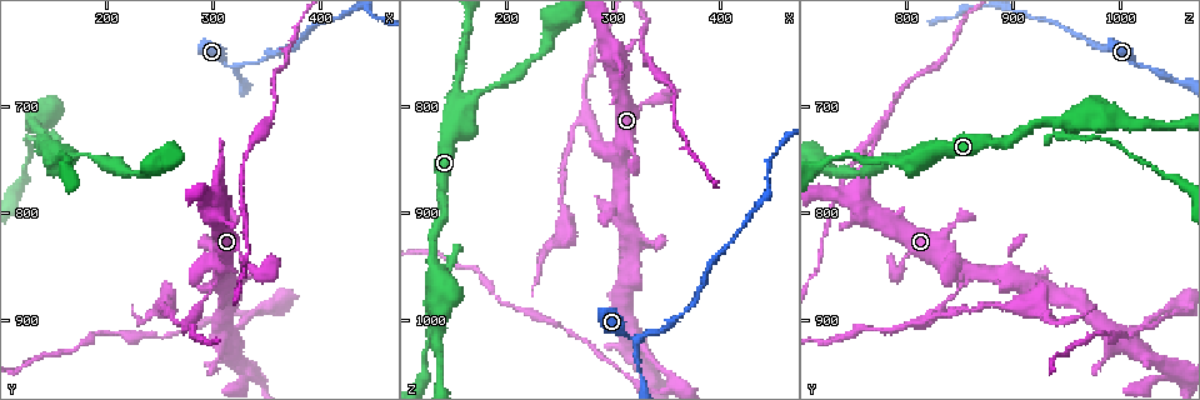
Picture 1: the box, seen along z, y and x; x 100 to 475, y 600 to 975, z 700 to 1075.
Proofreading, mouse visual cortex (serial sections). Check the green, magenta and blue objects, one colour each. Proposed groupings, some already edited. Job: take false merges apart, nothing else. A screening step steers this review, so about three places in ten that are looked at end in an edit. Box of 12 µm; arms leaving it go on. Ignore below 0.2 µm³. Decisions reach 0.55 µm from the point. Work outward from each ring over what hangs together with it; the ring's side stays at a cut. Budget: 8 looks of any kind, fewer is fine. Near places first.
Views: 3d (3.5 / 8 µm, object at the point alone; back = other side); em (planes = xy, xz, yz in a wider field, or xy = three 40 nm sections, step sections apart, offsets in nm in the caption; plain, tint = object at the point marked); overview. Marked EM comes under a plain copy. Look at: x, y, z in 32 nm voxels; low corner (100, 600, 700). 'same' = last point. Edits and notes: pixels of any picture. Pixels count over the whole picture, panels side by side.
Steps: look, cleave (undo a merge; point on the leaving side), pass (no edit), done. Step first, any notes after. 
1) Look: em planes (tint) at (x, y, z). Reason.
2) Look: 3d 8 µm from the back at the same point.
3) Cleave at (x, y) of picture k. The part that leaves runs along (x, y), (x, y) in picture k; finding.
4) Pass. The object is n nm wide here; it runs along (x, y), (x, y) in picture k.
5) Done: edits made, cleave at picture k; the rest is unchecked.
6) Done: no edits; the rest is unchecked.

Look: em xy step 3 (tint) at (164, 746, 802). Sudden change in width.

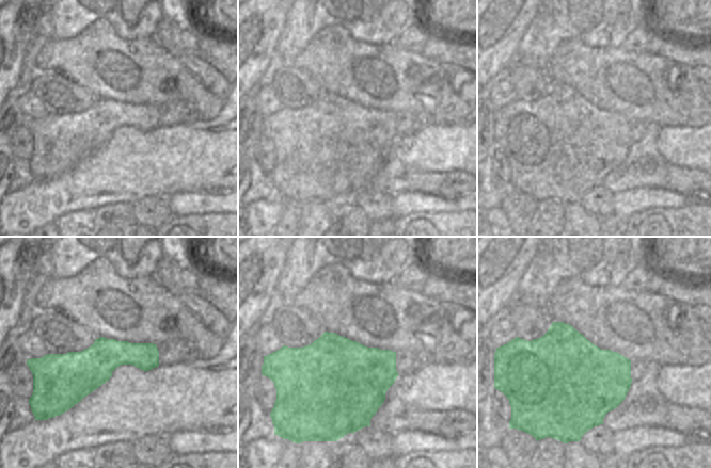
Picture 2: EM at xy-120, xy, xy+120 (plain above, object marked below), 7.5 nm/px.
Look: 3d 3.5 µm at the same point.

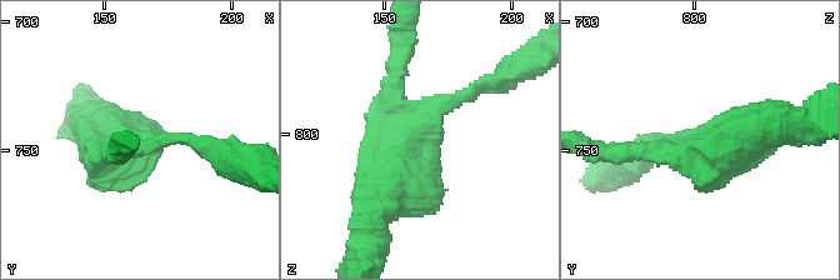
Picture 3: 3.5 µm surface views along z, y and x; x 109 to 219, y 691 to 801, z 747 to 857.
Pass. It runs along (369, 216), (408, 145), (461, 98) in picture 3; one cell here.

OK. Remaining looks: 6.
Look: 3d 3.5 µm at (308, 848, 850). Arms part here.

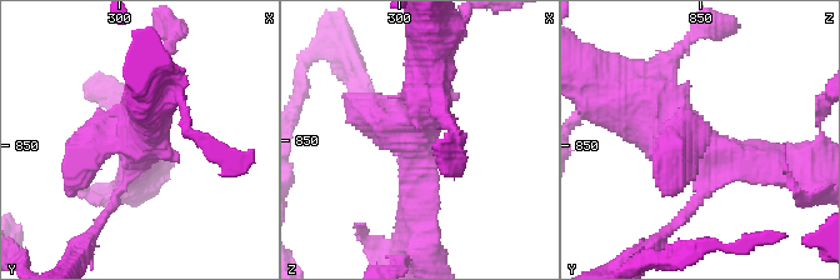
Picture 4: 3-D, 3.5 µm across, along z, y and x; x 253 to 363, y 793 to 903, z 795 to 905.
Look: em xy step 5 (tint) at the same point. Need the tissue.

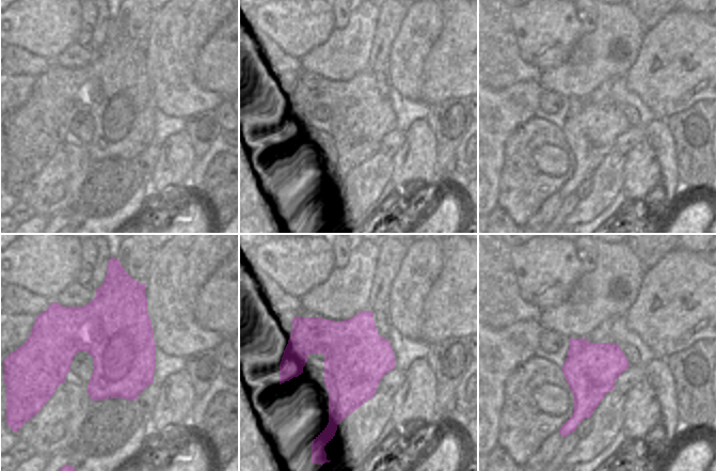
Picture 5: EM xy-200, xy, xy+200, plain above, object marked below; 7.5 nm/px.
Pass. It runs along (638, 94), (695, 148), (775, 163) in picture 4; all the same cell.

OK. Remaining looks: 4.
Look: 3d 3.5 µm at (356, 886, 1054). Three arms meet.

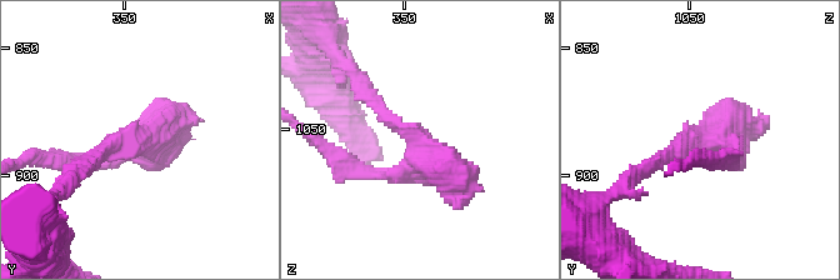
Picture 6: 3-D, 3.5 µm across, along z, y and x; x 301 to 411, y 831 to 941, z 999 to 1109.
Cleave at (343, 173) of picture 6. The part that leaves runs along (380, 175), (330, 154), (315, 140) in picture 6; a second cell is stuck on.

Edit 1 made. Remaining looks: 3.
Done: edits made, cleave at picture 6; the rest is unchecked.

